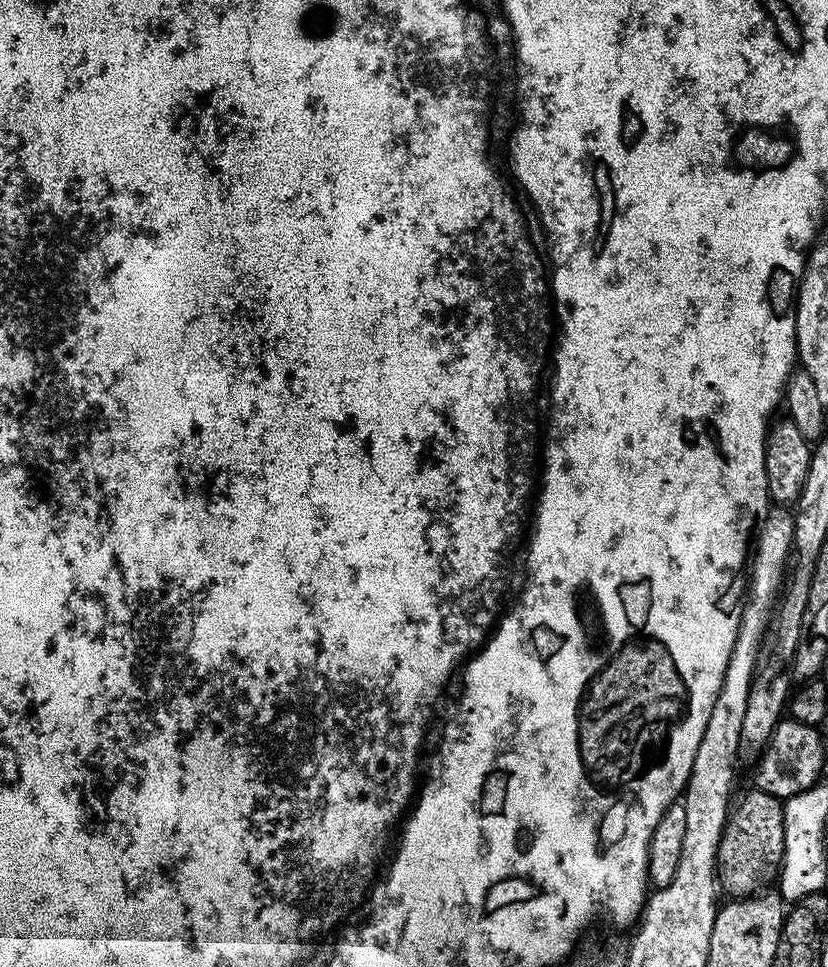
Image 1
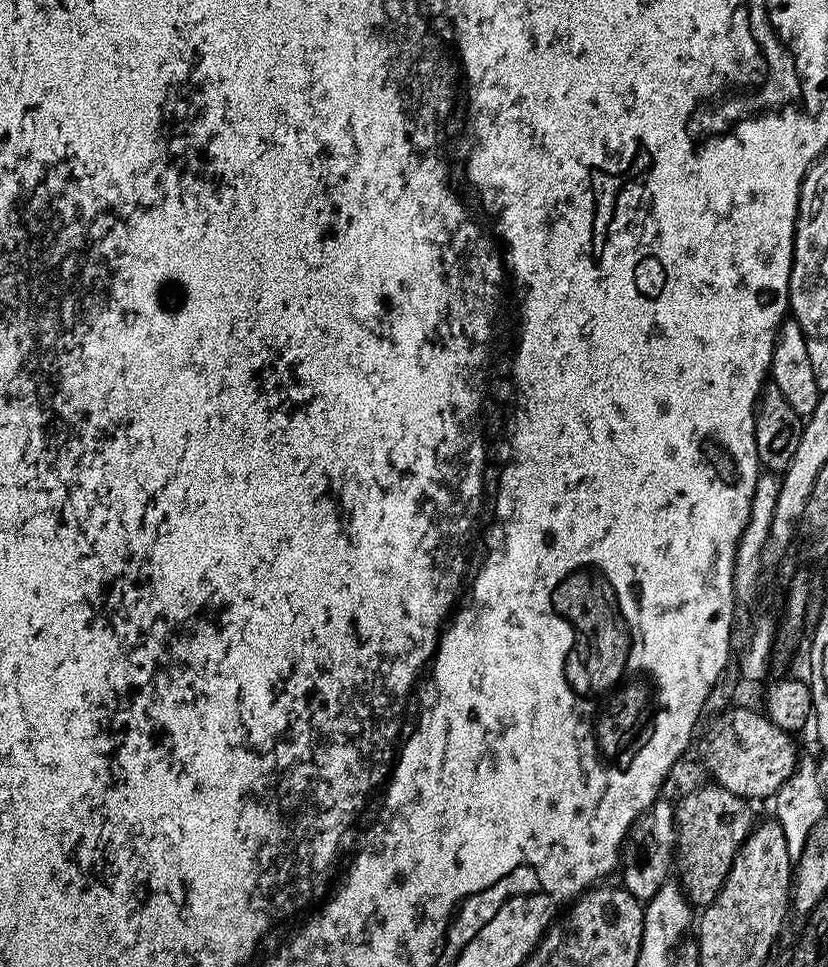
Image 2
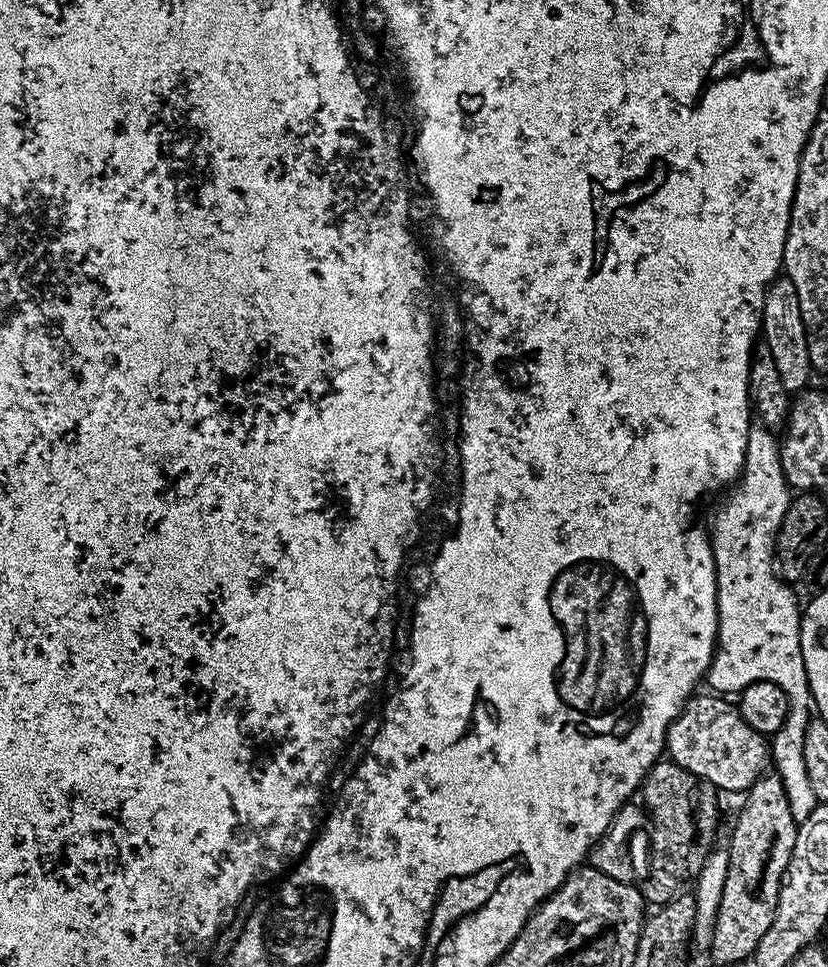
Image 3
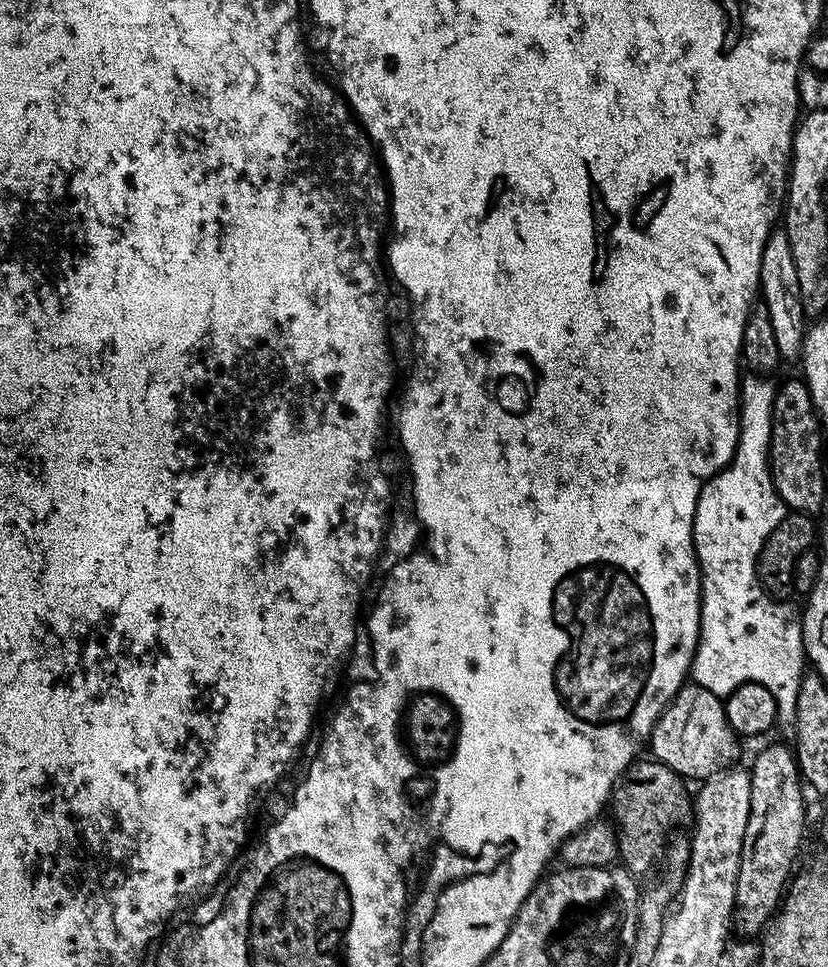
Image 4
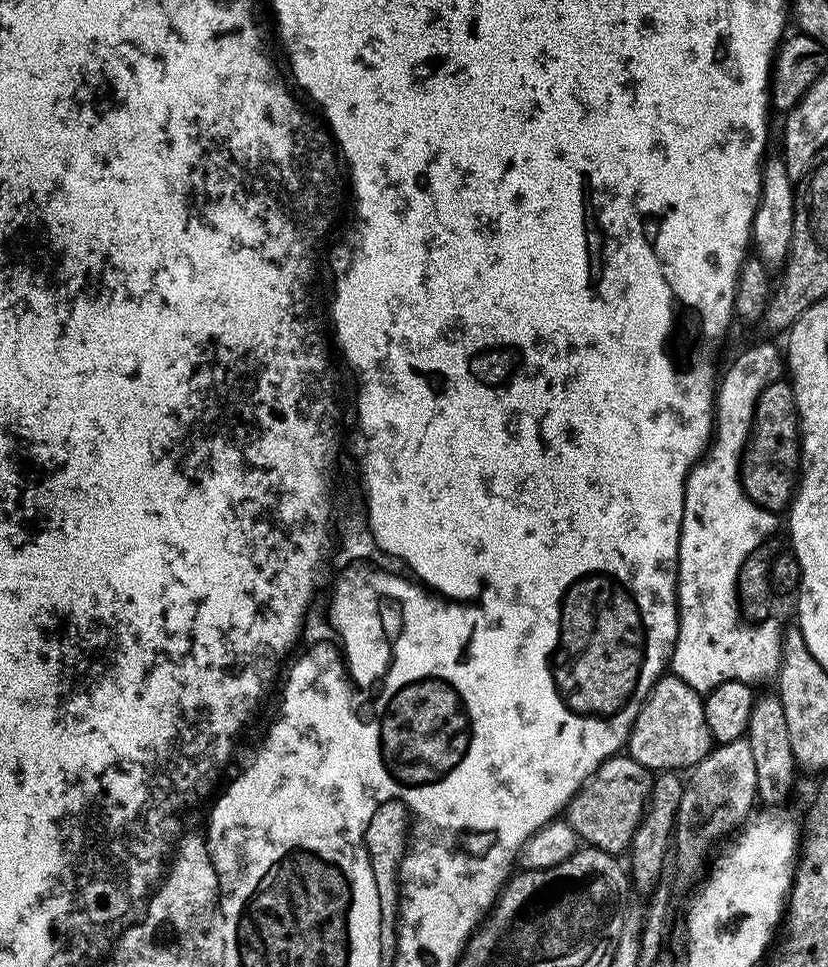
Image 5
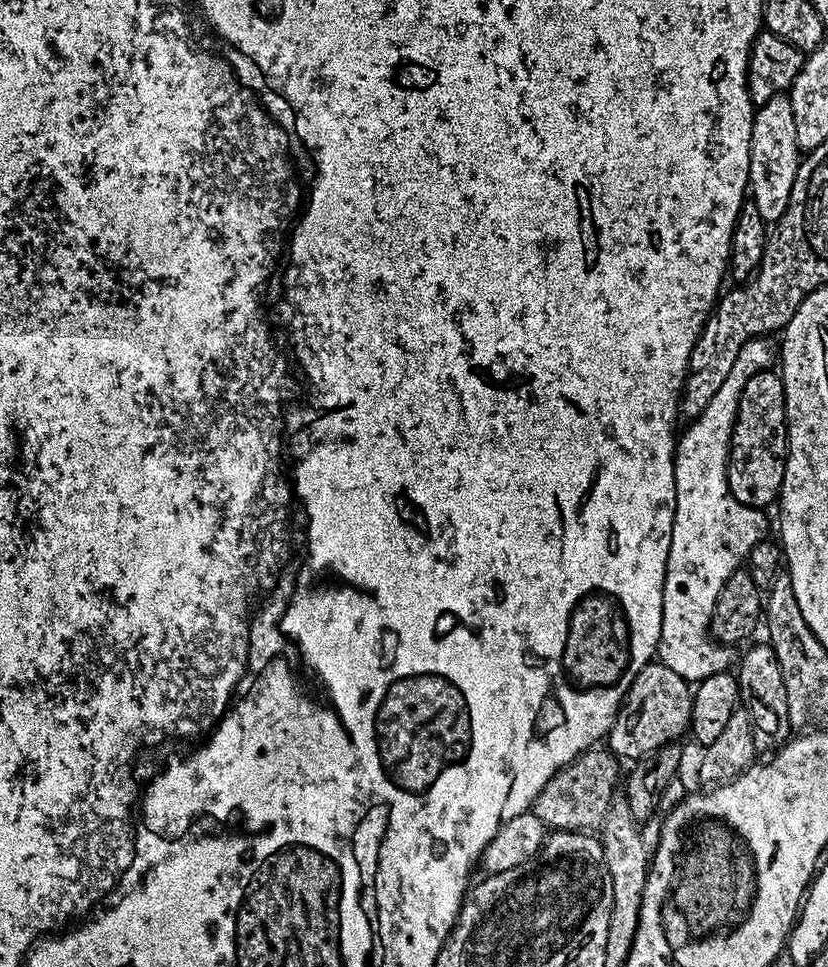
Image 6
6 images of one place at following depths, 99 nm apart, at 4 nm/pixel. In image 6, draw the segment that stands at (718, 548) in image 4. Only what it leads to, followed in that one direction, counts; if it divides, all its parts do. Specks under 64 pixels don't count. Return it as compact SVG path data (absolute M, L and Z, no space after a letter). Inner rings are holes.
M759 336L750 339L739 348L738 358L734 360L733 369L726 374L726 379L702 414L696 416L686 433L677 439L676 454L673 457L675 480L675 518L674 529L671 530L670 554L666 562L666 578L662 594L662 634L658 649L659 663L670 666L674 674L683 680L699 682L719 672L727 672L733 667L733 649L717 642L711 631L714 606L718 602L718 594L730 578L730 574L738 571L741 562L747 559L754 545L767 537L767 513L763 509L748 507L738 502L731 494L728 486L728 456L732 442L733 426L736 424L741 392L748 380L758 373L771 371L779 361L779 341L772 336Z

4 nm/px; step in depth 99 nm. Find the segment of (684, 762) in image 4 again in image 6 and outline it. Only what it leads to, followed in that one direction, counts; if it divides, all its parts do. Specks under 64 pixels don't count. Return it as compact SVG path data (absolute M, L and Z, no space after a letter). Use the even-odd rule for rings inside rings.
M659 662L648 664L638 674L638 678L634 678L624 697L624 704L616 716L614 726L608 731L607 747L617 757L636 762L651 757L667 744L679 741L679 736L683 732L685 735L692 726L692 693L689 681L674 674L670 666Z

